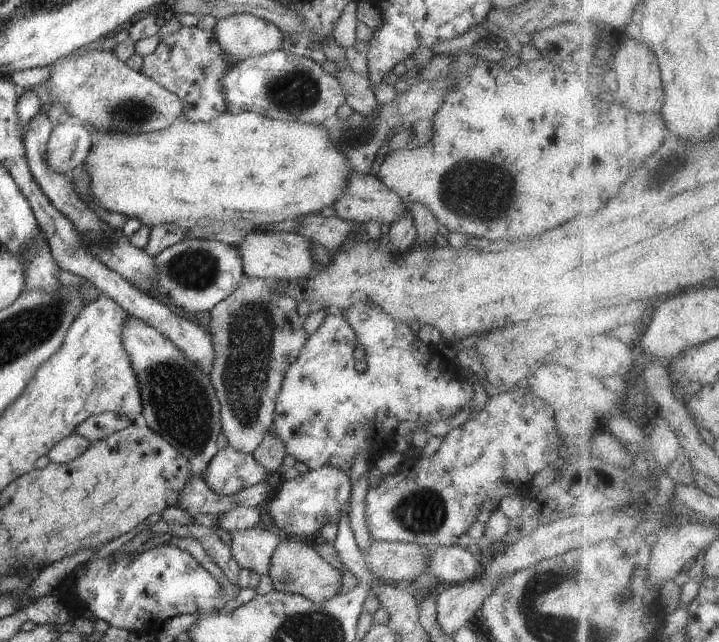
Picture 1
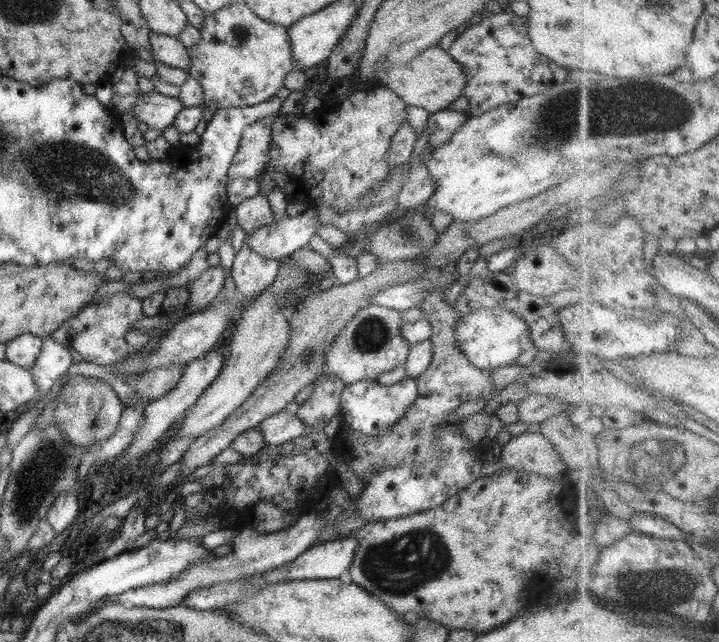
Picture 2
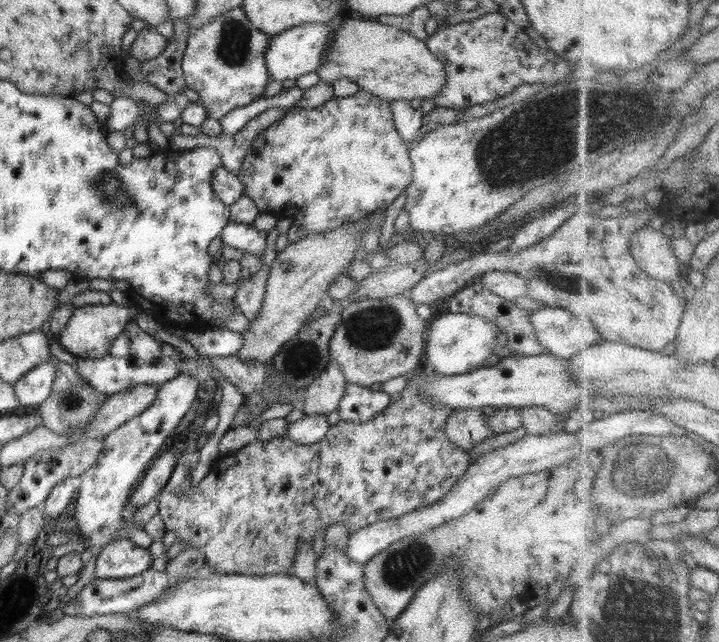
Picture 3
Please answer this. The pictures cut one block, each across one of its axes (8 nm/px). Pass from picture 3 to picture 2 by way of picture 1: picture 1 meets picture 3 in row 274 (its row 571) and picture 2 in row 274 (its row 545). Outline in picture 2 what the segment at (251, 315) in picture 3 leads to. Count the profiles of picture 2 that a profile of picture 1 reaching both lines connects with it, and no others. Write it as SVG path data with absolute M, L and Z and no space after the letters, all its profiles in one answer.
M246 242L235 255L229 274L234 280L237 295L245 303L275 282L281 268L281 261L263 258L253 252Z

